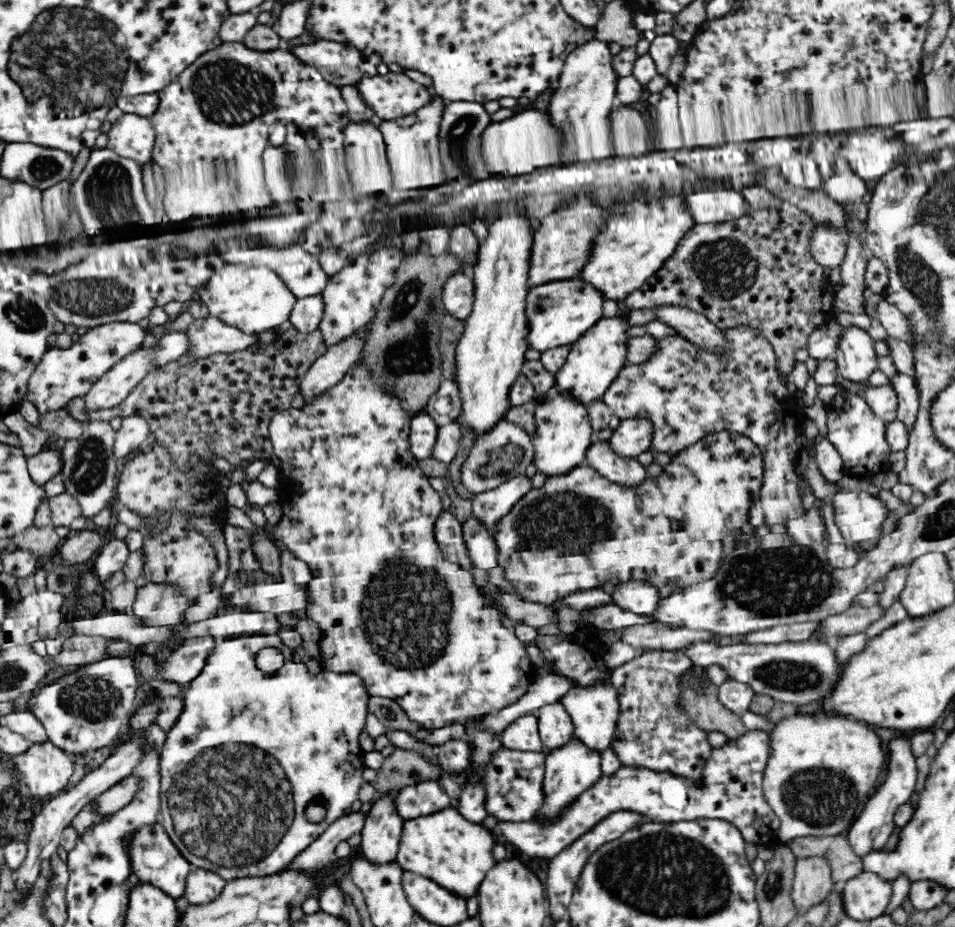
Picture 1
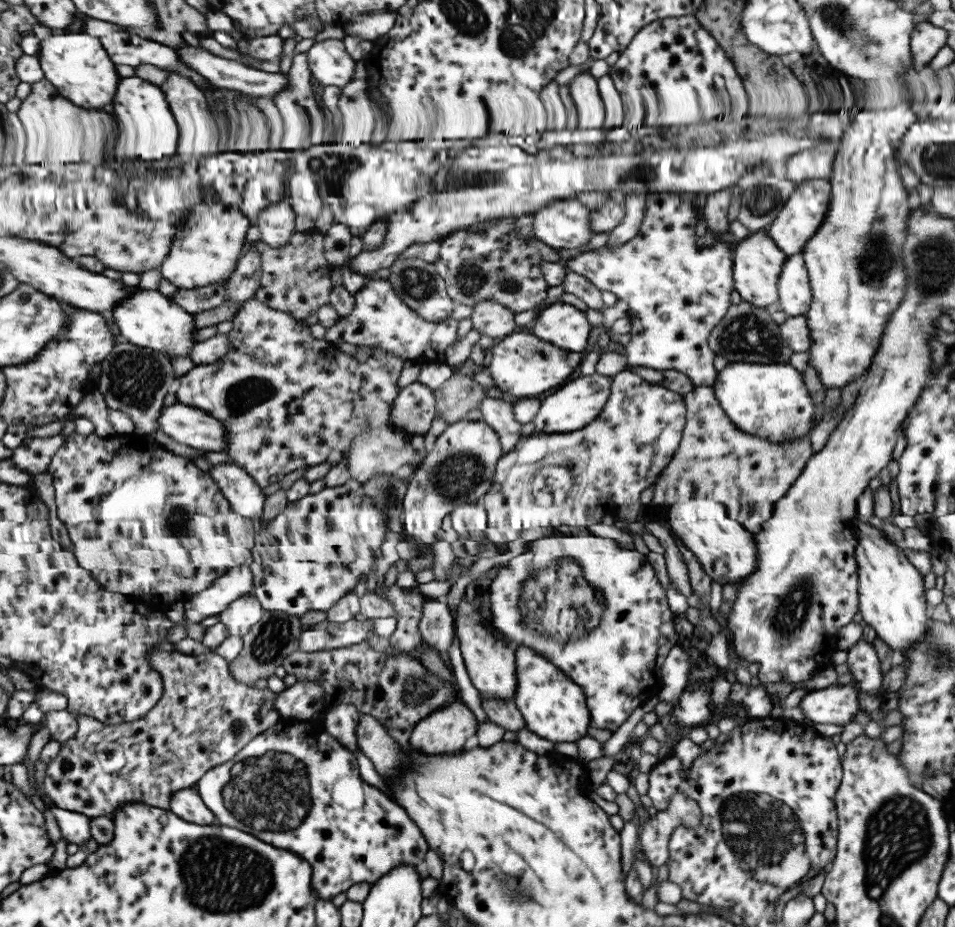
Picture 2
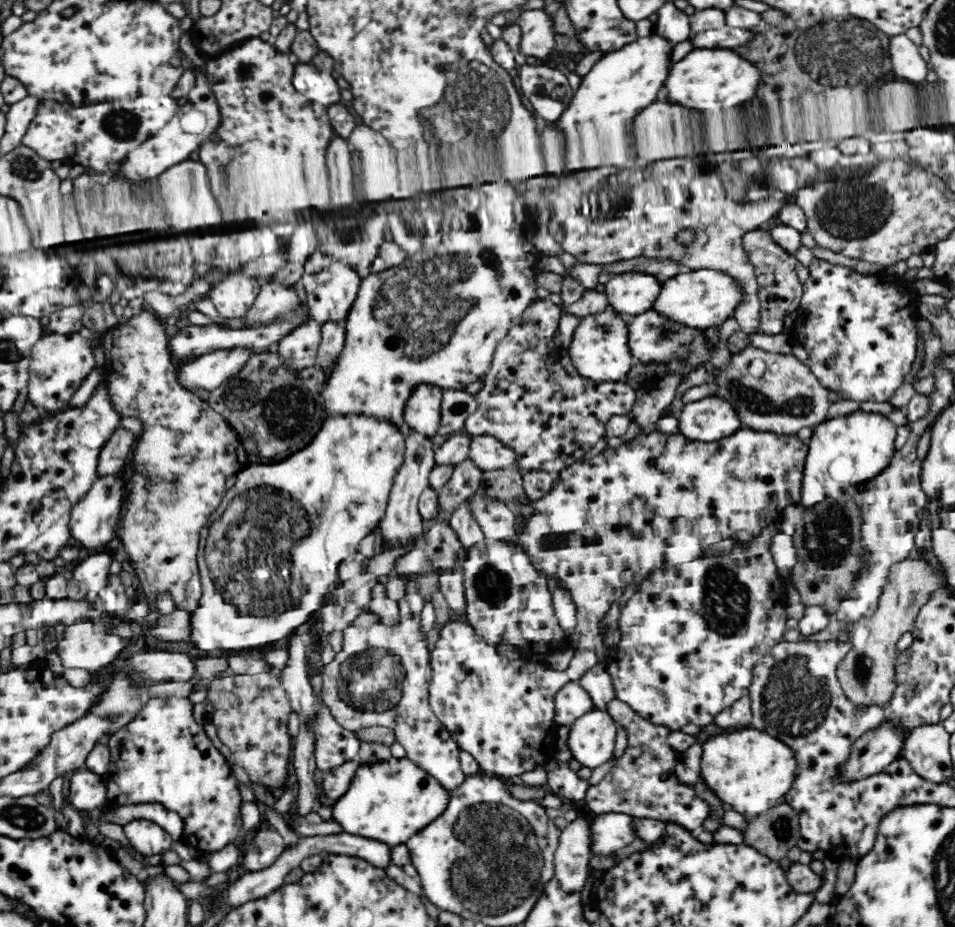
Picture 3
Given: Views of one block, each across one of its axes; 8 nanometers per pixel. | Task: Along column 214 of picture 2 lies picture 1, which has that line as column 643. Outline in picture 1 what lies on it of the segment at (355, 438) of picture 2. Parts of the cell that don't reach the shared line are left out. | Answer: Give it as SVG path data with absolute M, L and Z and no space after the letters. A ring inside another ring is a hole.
M744 324L720 331L724 333L720 352L700 348L678 334L656 338L657 348L651 358L643 364L624 366L600 399L620 420L648 419L655 430L649 450L655 454L664 452L675 456L706 435L722 430L746 435L760 449L763 462L762 488L758 501L748 510L748 529L784 524L787 520L800 518L804 512L795 468L799 454L807 451L796 443L796 438L804 434L804 422L807 420L804 406L798 400L800 394L788 391L786 386L790 378L778 369L778 354L757 329Z

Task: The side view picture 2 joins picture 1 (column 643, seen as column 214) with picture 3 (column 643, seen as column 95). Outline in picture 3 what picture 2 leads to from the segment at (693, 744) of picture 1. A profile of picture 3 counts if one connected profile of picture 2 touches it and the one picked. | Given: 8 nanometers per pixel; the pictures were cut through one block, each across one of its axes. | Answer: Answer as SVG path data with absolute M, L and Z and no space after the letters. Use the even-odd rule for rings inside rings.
M616 697L606 704L606 712L617 726L622 726L626 731L628 747L604 779L596 786L586 789L581 809L592 815L618 812L664 823L674 821L691 831L703 826L704 820L710 817L712 805L698 796L695 786L682 784L674 775L678 753L668 743L670 729L650 725L650 722L638 717L630 706Z

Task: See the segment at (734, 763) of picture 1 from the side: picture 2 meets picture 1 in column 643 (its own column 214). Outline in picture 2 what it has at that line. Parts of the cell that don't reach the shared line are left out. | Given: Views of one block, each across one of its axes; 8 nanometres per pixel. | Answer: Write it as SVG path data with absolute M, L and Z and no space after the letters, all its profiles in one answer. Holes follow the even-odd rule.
M320 718L309 720L309 722L278 719L276 724L273 724L257 737L254 737L248 744L245 744L243 749L235 754L231 760L207 770L202 778L193 785L193 788L201 797L203 804L213 813L217 826L231 826L237 828L237 830L245 830L245 834L253 834L255 838L261 840L261 843L271 844L274 848L287 850L301 856L305 862L309 862L309 866L313 870L311 886L316 892L316 897L326 901L331 900L333 896L342 891L345 892L352 884L366 882L368 885L372 885L379 877L389 873L389 870L401 865L401 863L416 866L417 863L423 860L425 852L428 850L425 838L419 832L417 825L413 824L413 821L407 817L405 810L399 808L397 803L393 802L390 797L383 794L379 789L369 786L360 779L355 756L341 746L335 738L325 733Z

